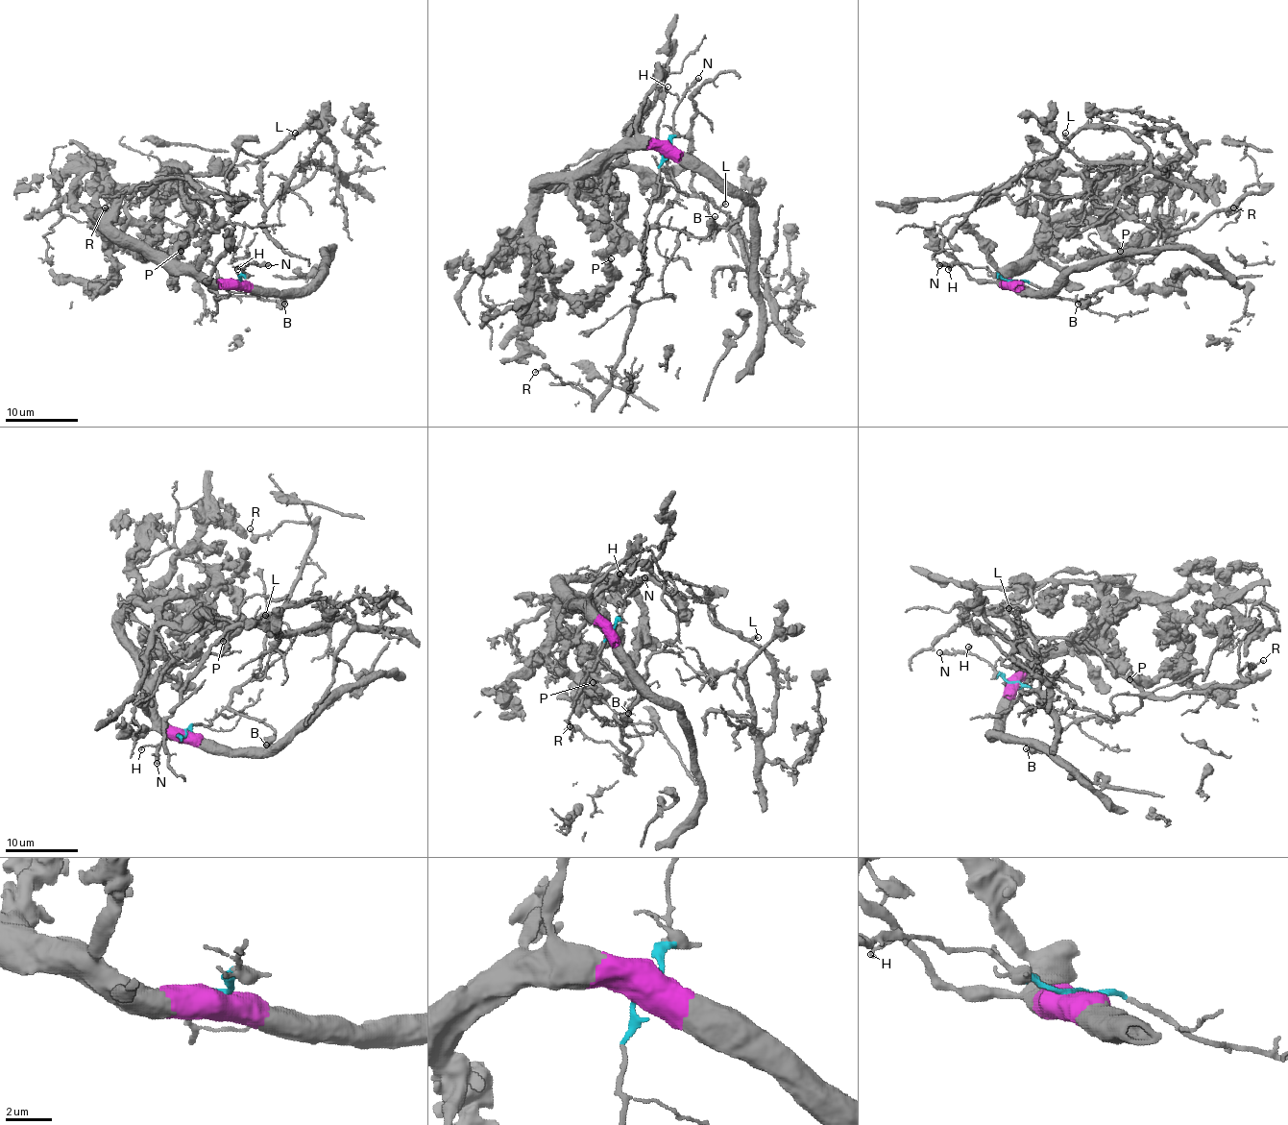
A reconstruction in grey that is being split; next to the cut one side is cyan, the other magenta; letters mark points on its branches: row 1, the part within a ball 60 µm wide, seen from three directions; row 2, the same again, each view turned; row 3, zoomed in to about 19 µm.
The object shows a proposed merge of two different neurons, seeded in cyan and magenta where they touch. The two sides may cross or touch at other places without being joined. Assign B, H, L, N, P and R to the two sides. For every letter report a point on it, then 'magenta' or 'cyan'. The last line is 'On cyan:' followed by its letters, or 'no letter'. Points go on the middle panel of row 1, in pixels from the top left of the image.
B: at (715, 216); cyan
H: at (668, 86); cyan
L: at (725, 204); magenta
N: at (698, 78); cyan
P: at (611, 258); magenta
R: at (535, 372); cyan
On cyan: B, H, N, R

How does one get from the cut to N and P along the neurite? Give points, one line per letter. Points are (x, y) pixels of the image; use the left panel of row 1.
N: (235, 281), (243, 277), (243, 267), (247, 263), (268, 265)
P: (235, 281), (173, 275), (132, 249), (102, 220), (109, 244), (132, 224), (168, 234), (179, 242), (181, 251)

